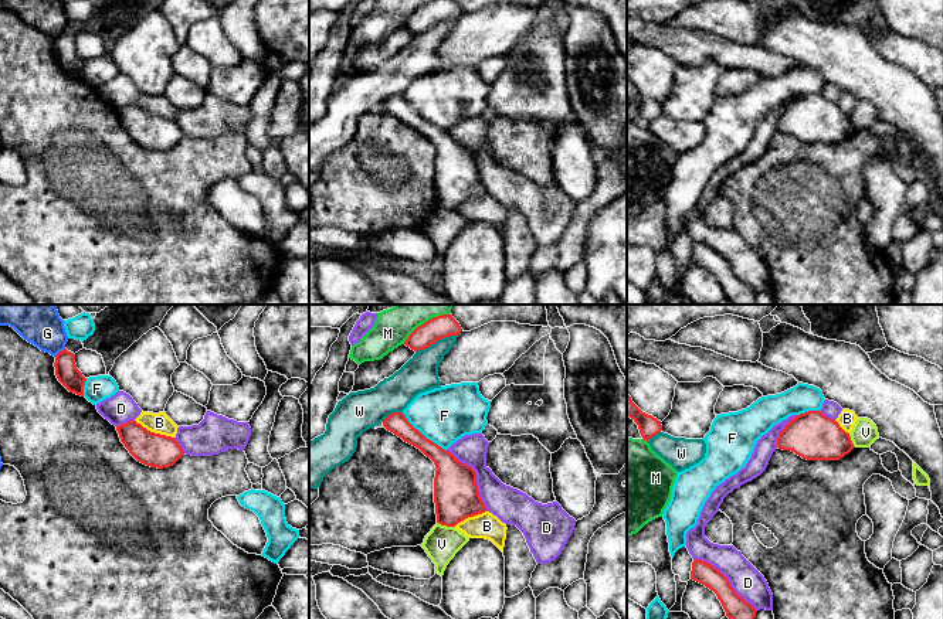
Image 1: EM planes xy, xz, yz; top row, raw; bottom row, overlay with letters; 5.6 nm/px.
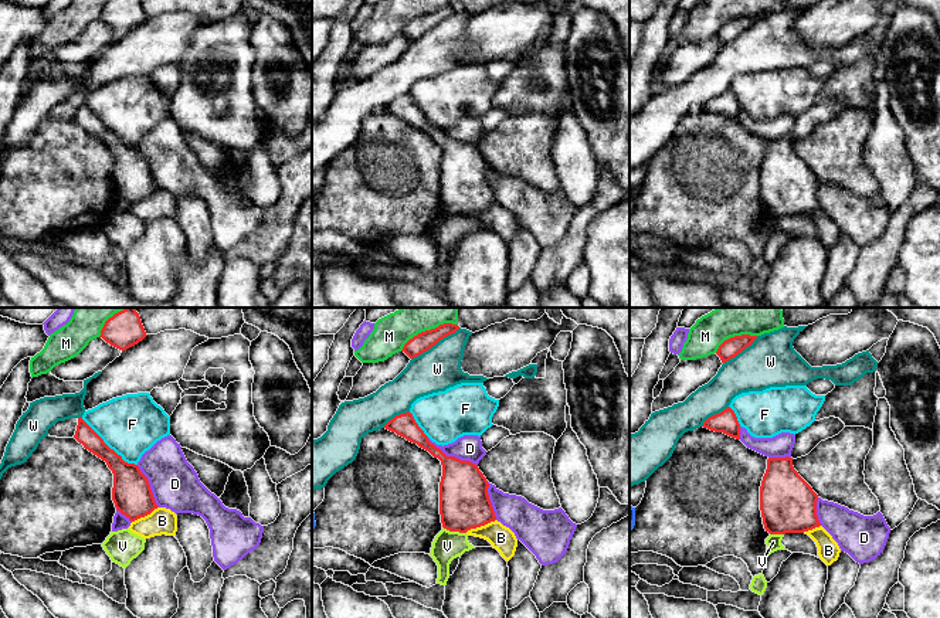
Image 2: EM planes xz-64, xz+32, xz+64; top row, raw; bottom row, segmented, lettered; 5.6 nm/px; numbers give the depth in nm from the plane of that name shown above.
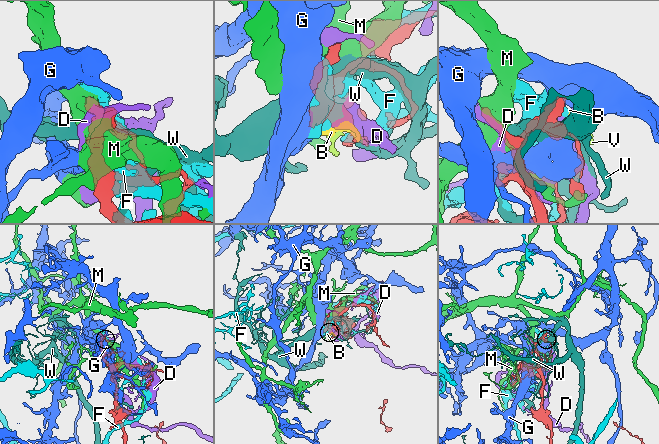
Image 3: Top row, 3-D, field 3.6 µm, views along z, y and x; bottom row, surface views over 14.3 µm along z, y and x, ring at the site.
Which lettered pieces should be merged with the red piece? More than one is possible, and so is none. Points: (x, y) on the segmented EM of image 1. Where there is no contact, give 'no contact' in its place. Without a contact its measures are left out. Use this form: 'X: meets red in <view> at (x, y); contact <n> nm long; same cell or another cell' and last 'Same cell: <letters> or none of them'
B: meets red in xy at (153, 432); contact 240 nm long; another cell
D: meets red in yz at (728, 580); contact 460 nm long; another cell
F: meets red in xz at (421, 434); contact 340 nm long; another cell
G: meets red in xy at (60, 351); contact 80 nm long; another cell
M: meets red in xz at (426, 322); contact 320 nm long; another cell
V: meets red in xz at (445, 524); contact 110 nm long; another cell
W: meets red in xz at (437, 340); contact 280 nm long; another cell
Same cell: none of them

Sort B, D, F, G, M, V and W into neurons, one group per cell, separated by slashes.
B W / D / F / G / M / V

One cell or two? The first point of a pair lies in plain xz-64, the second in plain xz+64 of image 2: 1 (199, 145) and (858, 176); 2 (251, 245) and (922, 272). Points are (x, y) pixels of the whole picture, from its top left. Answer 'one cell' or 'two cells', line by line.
1: one cell
2: two cells

